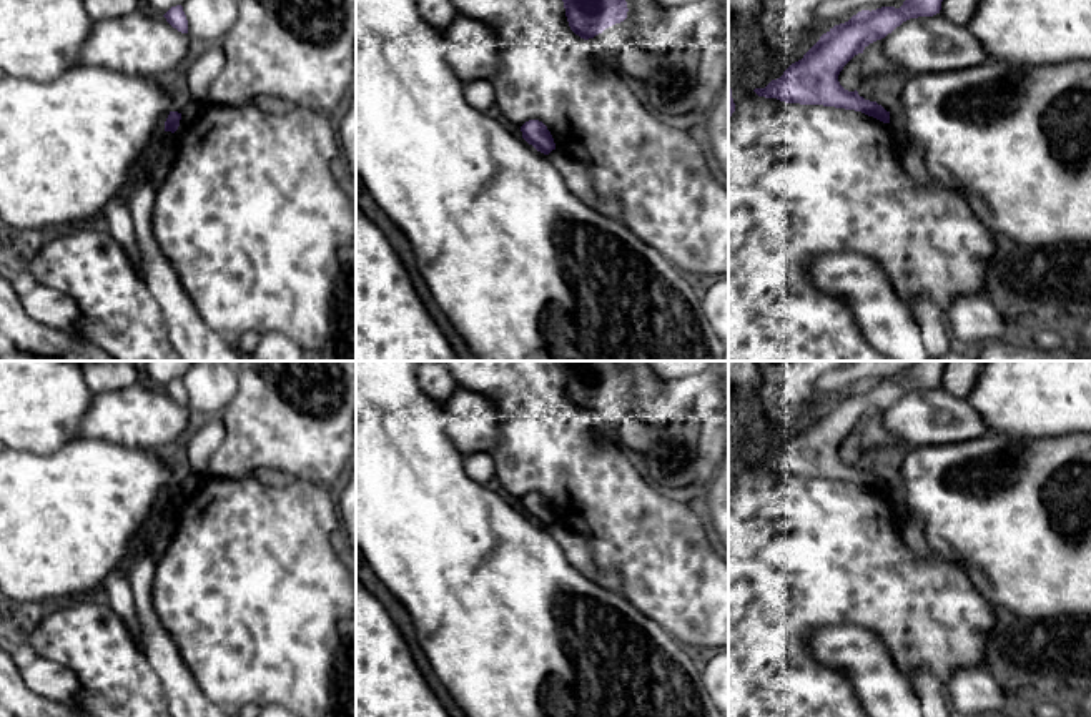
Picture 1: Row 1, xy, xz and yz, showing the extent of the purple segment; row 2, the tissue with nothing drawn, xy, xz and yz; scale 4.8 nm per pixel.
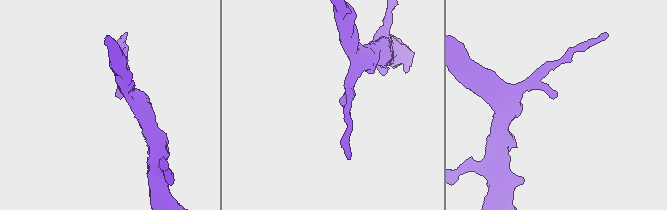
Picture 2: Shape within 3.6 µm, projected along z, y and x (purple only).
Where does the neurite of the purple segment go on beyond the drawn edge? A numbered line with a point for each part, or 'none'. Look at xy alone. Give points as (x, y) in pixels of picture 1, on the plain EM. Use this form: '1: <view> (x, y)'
none

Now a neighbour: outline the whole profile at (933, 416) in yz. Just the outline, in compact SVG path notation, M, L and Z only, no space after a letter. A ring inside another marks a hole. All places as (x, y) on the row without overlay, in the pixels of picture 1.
M941 386L910 391L875 418L881 439L908 448L965 443L988 431L966 398L950 394Z

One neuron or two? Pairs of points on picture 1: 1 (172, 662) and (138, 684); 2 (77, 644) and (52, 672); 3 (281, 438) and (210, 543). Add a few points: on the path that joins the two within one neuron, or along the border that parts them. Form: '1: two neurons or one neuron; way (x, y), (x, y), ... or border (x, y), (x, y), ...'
1: two neurons; border (142, 651), (160, 681), (167, 699)
2: two neurons; border (39, 656), (75, 674), (77, 699)
3: two neurons; border (261, 474), (218, 478)

